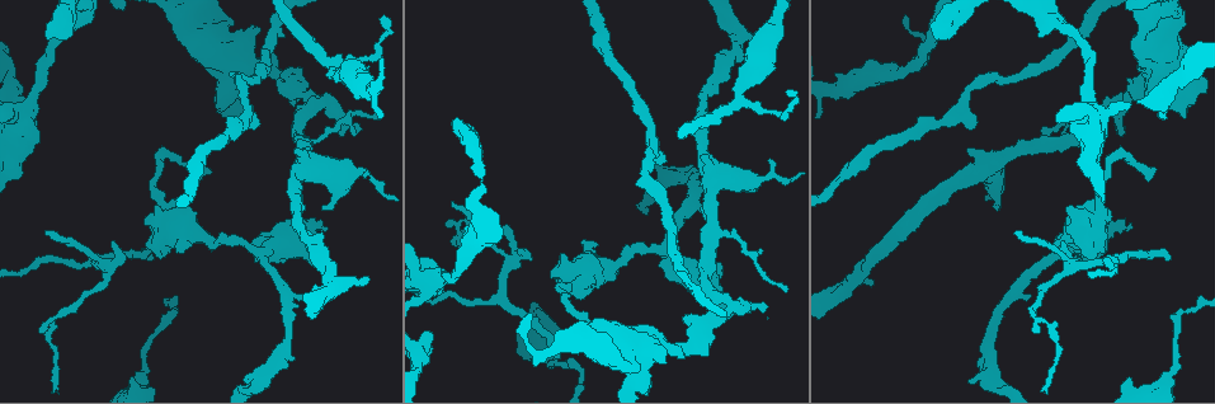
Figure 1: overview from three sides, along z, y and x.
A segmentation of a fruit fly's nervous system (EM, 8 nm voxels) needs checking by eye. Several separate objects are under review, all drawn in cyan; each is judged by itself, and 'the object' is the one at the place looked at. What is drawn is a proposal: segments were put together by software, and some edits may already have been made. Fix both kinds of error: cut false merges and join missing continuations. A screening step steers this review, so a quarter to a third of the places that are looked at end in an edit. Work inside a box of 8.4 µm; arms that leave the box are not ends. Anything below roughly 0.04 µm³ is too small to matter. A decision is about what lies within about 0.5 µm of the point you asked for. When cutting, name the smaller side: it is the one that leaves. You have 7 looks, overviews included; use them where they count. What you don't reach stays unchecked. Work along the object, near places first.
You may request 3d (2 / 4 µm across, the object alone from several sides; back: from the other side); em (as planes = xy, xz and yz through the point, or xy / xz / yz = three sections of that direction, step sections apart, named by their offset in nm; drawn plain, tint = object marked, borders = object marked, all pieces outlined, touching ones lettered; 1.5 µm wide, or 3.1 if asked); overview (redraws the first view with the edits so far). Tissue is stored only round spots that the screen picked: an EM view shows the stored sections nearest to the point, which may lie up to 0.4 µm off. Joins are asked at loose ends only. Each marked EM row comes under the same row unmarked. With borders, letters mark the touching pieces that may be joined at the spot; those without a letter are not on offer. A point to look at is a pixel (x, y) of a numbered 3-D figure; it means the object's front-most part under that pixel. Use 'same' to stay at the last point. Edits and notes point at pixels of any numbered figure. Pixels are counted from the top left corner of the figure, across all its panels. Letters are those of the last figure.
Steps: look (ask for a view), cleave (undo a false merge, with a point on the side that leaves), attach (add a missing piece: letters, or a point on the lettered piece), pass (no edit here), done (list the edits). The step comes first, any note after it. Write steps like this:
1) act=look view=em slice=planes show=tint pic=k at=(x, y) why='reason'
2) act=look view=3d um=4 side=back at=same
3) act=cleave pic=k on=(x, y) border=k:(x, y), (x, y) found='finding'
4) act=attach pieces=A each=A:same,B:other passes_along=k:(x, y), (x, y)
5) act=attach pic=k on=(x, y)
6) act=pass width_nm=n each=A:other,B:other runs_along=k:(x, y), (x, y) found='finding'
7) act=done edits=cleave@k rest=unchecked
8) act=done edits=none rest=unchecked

act=look view=em slice=planes show=borders pic=1 at=(1169, 259) why='branch stops here'

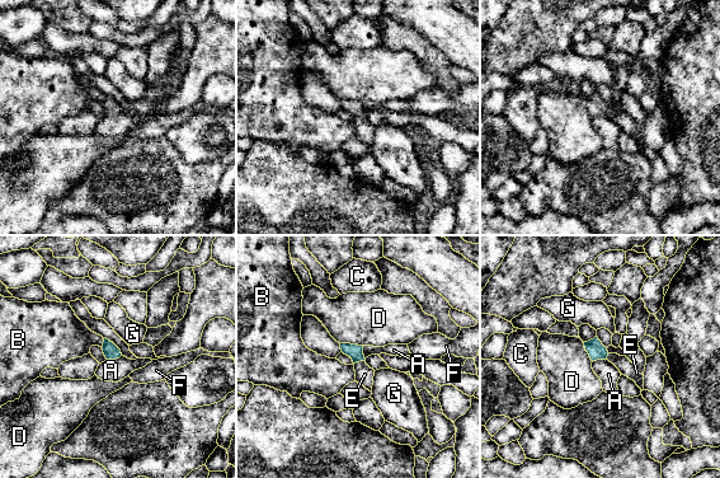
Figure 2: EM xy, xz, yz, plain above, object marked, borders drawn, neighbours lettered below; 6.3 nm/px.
act=attach pieces=E each=A:other,B:other,C:other,D:other,E:same,F:other,G:other found='it goes on there'

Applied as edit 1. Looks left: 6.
act=look view=em slice=planes show=borders pic=1 at=(253, 128) why='tapers out'

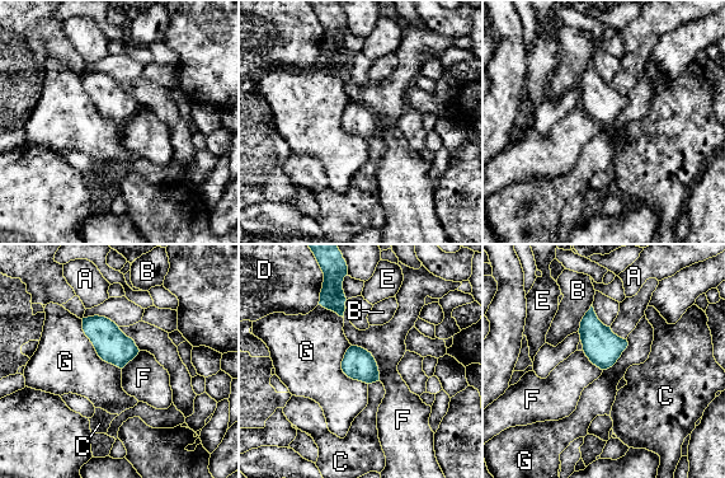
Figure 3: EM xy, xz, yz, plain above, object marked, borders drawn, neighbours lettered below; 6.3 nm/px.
act=attach pieces=C width_nm=200 each=A:other,B:other,C:same,D:other,E:other,F:other,G:other passes_along=3:(358, 364), (373, 382), (367, 420) found='the neuron continues'

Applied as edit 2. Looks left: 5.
act=look view=em slice=planes show=borders pic=1 at=(748, 80) why='calibre changes'

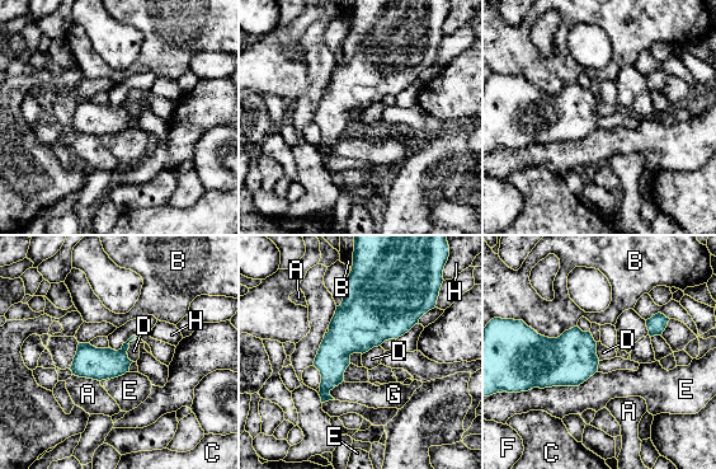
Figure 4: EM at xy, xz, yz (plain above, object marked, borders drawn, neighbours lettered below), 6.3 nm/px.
act=pass width_nm=200 each=A:other,B:other,C:other,D:other,E:other,F:other,G:other,H:other border=4:(136, 337), (127, 351), (133, 361) found='one neuron here'

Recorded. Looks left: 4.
act=done edits=attach@2,attach@3 rest=unchecked

